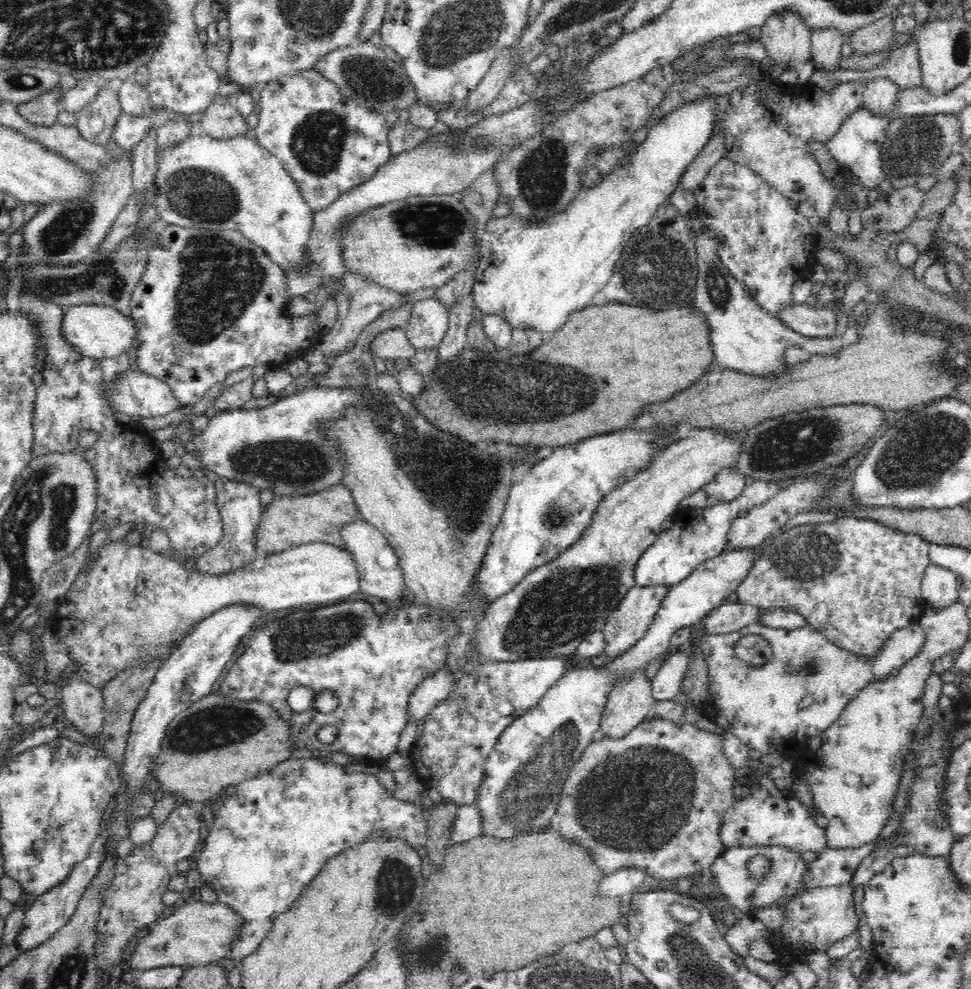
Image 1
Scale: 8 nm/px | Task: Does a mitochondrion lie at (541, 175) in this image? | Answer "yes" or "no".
yes

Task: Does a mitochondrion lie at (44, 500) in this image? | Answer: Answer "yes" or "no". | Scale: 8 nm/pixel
yes

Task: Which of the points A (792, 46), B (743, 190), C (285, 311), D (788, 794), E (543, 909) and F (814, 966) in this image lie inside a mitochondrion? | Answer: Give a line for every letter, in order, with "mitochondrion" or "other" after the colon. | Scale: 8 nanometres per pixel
A: other
B: other
C: other
D: other
E: other
F: other

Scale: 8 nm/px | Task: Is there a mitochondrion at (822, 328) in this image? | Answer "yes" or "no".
no

